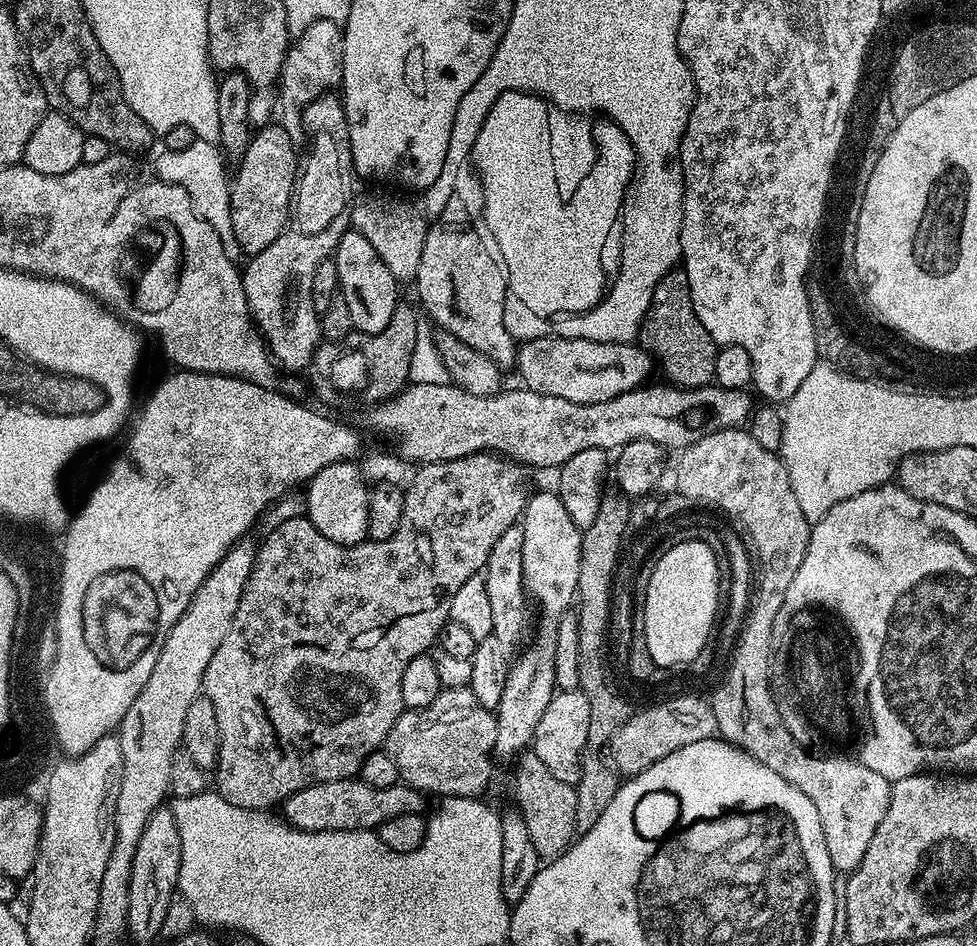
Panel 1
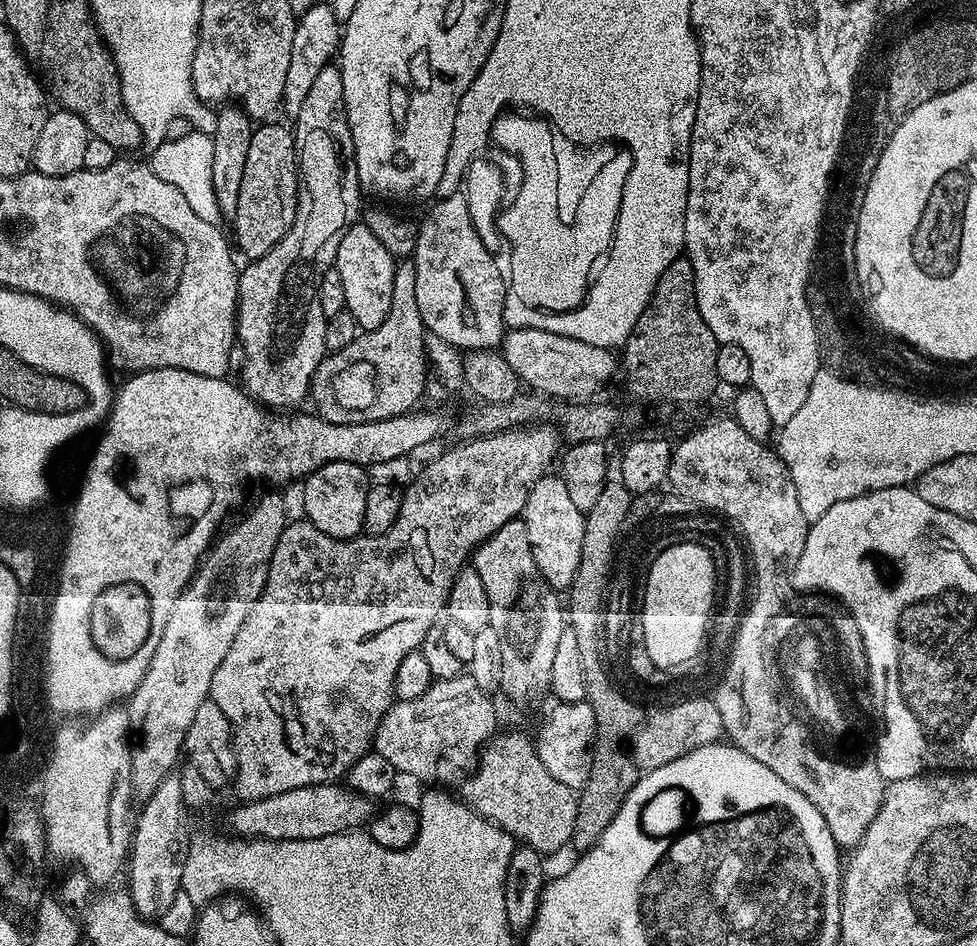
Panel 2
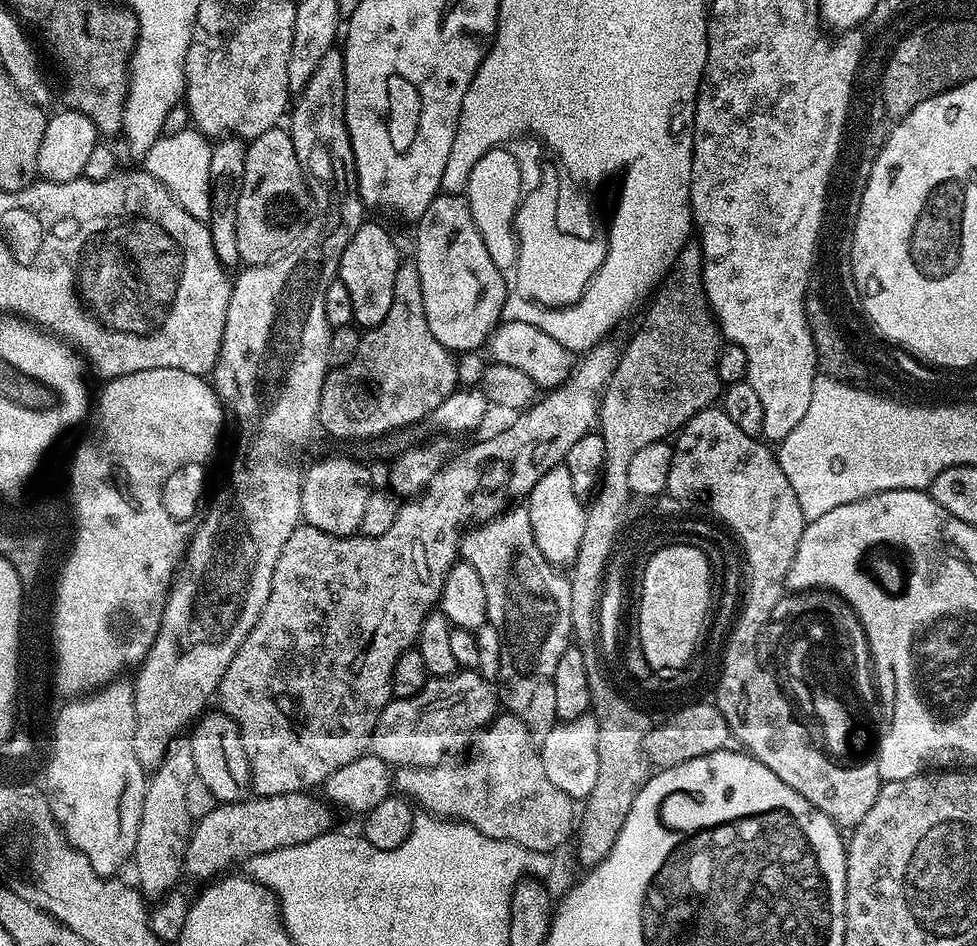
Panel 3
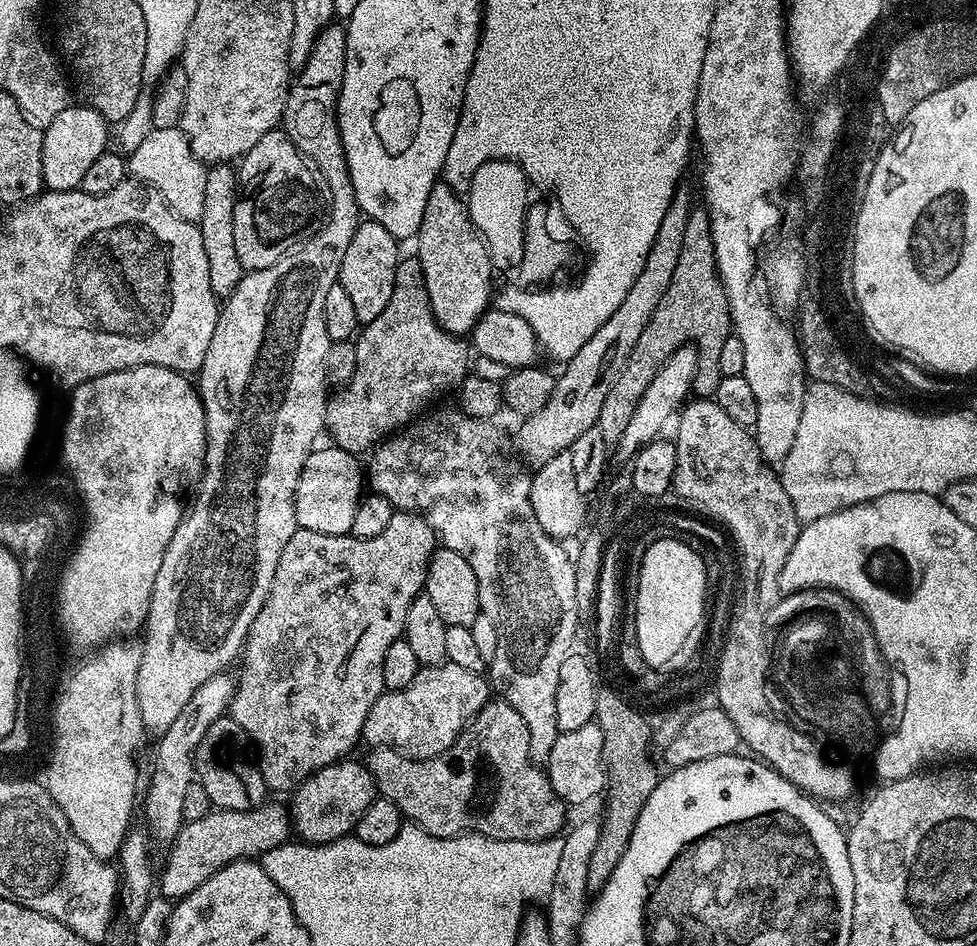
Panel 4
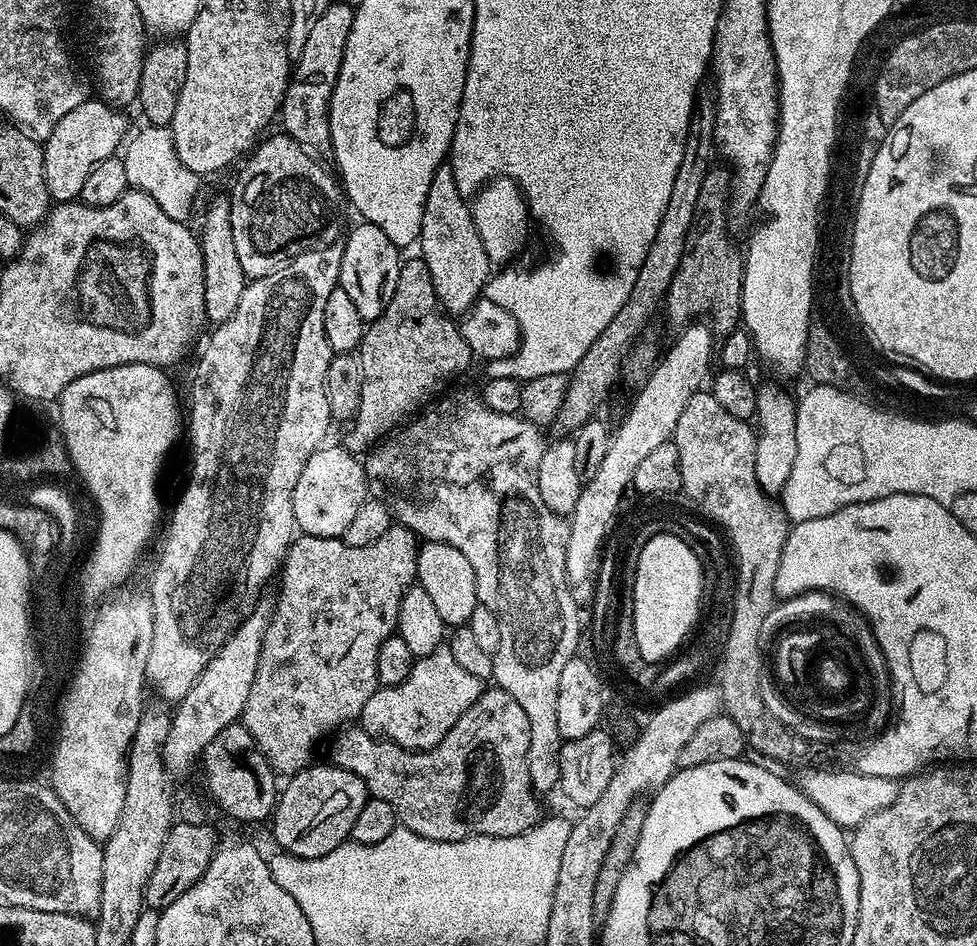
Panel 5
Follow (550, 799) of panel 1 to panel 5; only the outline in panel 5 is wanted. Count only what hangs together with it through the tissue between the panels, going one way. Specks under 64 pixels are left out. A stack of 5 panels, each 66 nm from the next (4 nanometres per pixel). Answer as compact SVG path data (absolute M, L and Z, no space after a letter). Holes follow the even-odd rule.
M488 686L481 691L474 706L454 722L454 726L432 748L412 752L389 740L377 740L359 726L345 726L331 737L331 763L366 782L371 799L390 802L399 827L408 828L427 840L464 840L468 836L513 836L530 830L542 819L538 793L530 782L526 750L530 750L530 721L522 706L506 690Z

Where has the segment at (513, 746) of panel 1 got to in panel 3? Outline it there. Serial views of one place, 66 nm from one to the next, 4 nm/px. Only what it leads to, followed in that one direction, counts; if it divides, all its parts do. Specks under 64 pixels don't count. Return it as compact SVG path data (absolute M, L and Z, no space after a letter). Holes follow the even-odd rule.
M566 465L554 466L554 470L542 474L542 478L538 478L536 485L528 491L526 507L530 514L530 526L534 530L534 542L538 542L538 550L542 550L542 554L551 564L557 566L571 565L573 558L578 556L578 546L585 543L586 540L584 534L586 504L581 497L574 494L574 486L570 483L570 470Z

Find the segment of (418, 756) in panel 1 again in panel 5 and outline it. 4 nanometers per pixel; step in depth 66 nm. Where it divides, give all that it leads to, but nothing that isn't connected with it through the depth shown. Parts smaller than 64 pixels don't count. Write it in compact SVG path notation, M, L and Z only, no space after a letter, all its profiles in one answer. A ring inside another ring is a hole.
M442 646L438 650L434 650L434 654L426 654L413 659L410 674L406 674L406 678L402 682L398 682L398 686L377 687L376 692L370 694L366 706L362 706L358 724L359 727L366 730L366 734L376 737L377 740L389 740L412 752L424 752L438 742L442 742L442 738L446 738L446 734L452 729L454 722L458 722L458 718L462 718L462 714L466 714L466 710L470 710L470 706L474 706L481 691L482 681L474 678L474 674L468 673L462 666L458 666L454 654L450 654L447 646Z

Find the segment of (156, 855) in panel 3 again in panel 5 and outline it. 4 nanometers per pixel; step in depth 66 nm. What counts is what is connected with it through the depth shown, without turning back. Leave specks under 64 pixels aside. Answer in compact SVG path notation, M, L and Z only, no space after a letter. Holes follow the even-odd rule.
M257 603L252 611L237 624L228 635L228 641L218 650L218 654L202 670L198 682L175 705L172 712L170 734L164 743L164 765L169 777L184 776L192 768L192 763L201 759L204 747L226 726L241 719L246 698L250 698L250 686L254 686L254 674L258 670L258 658L262 638L270 615L269 605Z

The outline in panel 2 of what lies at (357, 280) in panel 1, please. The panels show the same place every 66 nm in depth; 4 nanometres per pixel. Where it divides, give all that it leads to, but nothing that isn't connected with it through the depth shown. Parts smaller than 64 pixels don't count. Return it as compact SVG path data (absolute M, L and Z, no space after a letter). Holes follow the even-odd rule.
M357 222L350 226L350 230L346 230L346 234L342 234L342 242L338 242L338 254L334 266L342 278L342 290L346 293L345 309L350 314L354 314L357 326L362 330L382 326L382 322L386 322L386 314L390 314L390 298L394 294L394 274L398 270L397 261L388 253L386 246L382 246L382 242L374 238L374 232L363 222Z

